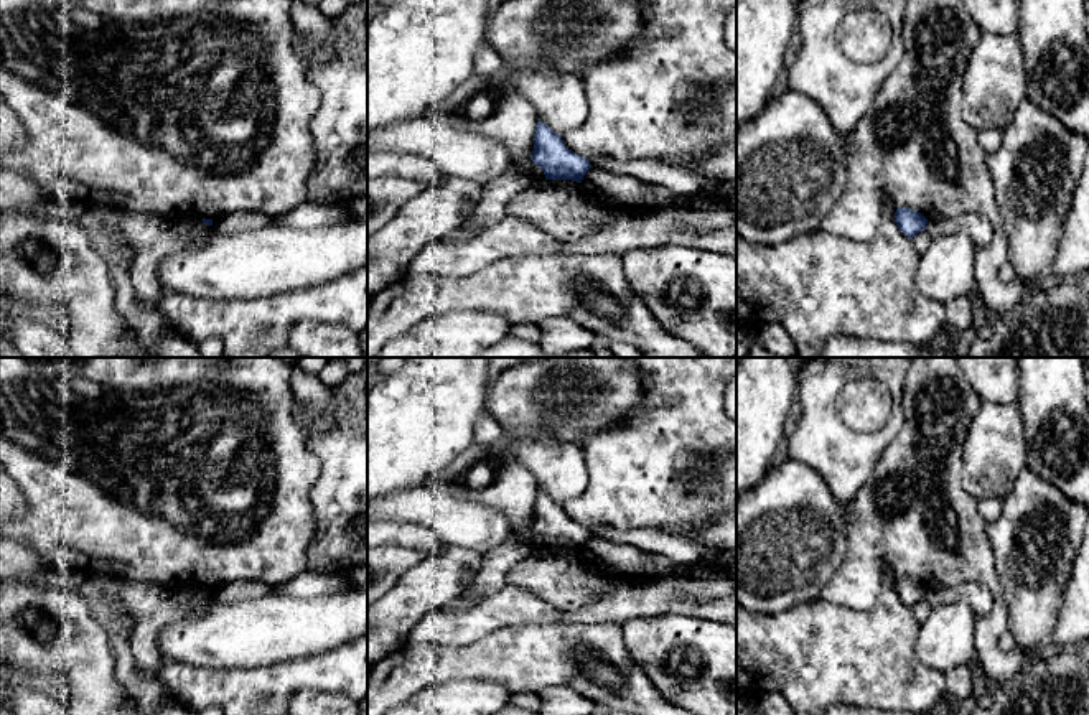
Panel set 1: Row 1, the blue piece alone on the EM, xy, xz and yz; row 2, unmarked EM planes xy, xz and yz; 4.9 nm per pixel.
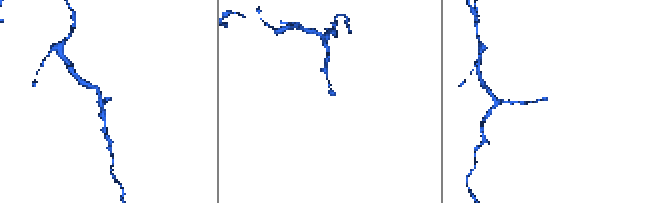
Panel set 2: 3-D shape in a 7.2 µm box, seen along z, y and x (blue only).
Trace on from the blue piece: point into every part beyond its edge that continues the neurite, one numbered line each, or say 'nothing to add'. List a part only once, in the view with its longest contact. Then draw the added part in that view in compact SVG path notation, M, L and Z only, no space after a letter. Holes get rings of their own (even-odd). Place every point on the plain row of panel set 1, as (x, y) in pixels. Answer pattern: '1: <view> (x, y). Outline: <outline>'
nothing to add

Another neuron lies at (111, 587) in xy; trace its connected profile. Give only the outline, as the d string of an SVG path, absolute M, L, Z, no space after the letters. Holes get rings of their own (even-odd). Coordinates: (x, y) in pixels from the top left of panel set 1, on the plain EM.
M102 573L91 575L89 578L104 590L105 596L110 601L114 601L119 608L127 610L127 606L120 596L120 586L119 586L117 580L112 580Z

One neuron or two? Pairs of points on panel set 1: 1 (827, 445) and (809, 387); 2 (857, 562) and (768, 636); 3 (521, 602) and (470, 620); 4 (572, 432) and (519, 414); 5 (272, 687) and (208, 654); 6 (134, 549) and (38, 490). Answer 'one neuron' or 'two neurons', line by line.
1: one neuron
2: two neurons
3: one neuron
4: one neuron
5: two neurons
6: one neuron

